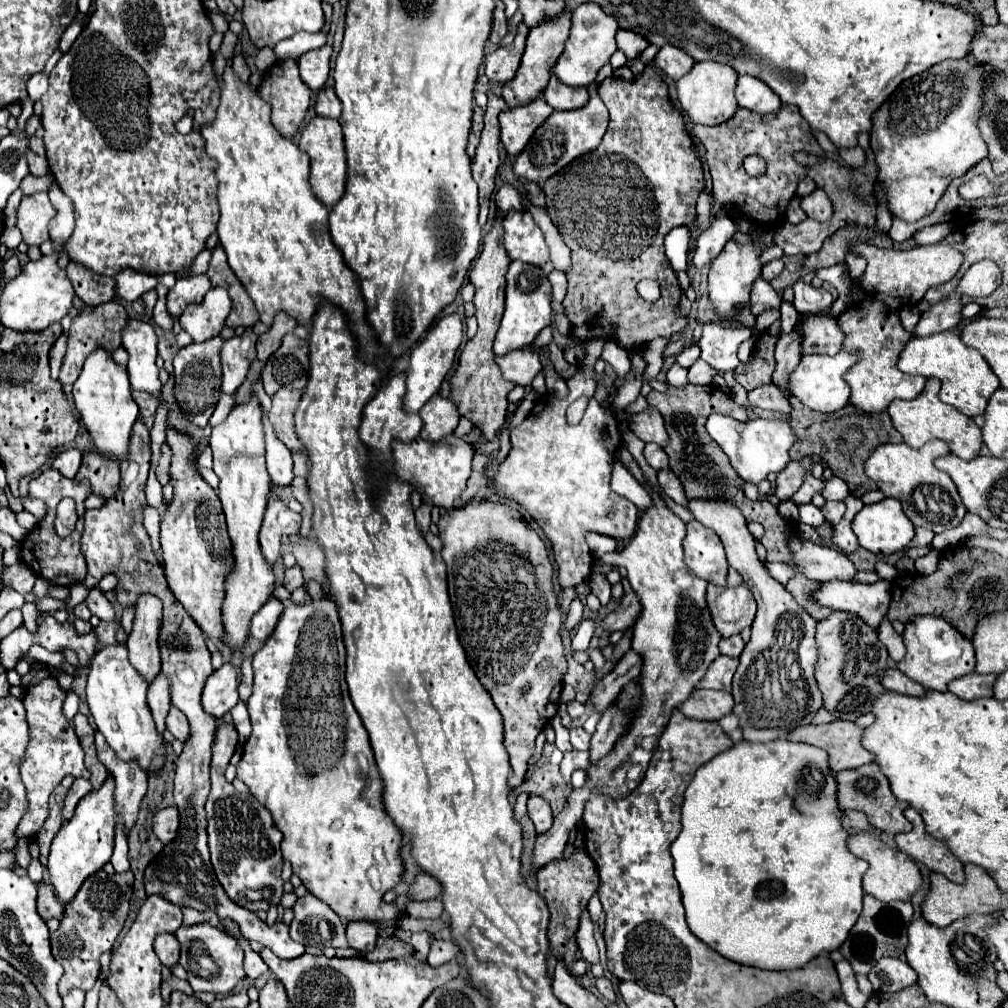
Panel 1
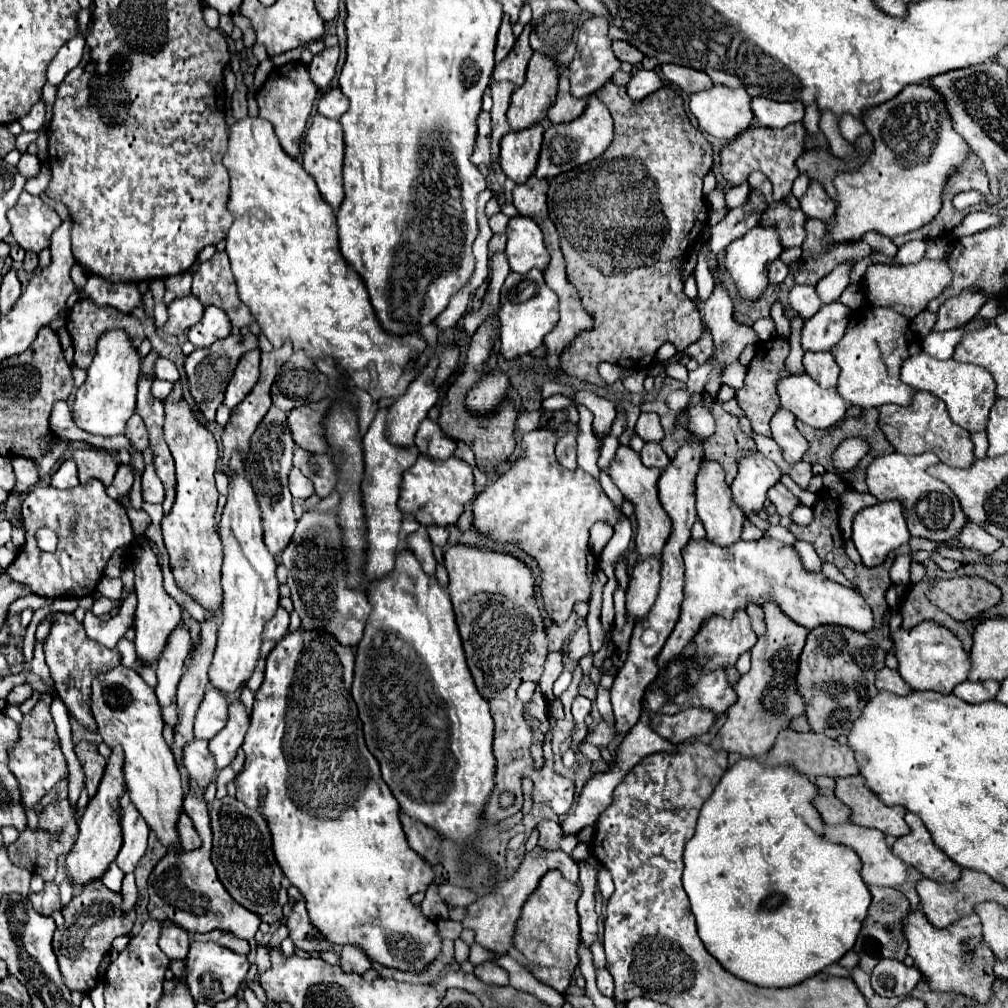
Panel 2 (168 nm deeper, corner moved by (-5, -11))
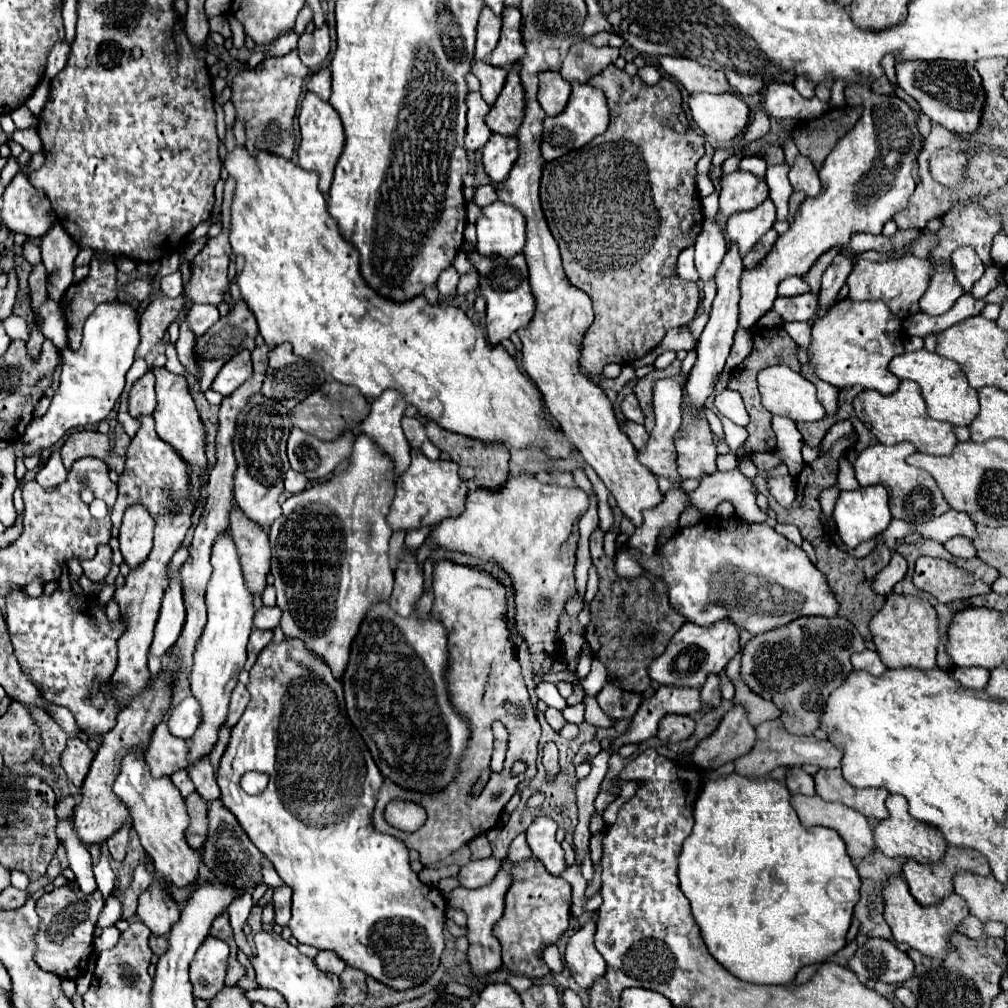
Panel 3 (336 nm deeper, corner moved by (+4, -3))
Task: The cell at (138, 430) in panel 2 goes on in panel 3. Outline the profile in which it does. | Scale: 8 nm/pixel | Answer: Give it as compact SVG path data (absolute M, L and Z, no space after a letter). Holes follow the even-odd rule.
M118 424L114 428L114 438L112 438L112 450L116 456L124 456L130 446L130 436L124 432L124 428Z

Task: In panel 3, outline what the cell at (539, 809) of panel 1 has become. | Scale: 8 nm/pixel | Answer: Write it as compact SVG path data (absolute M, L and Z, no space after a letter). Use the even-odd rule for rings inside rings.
M540 816L526 830L528 844L534 852L534 858L538 858L552 876L560 876L566 868L564 850L556 840L556 828L558 826L552 818Z

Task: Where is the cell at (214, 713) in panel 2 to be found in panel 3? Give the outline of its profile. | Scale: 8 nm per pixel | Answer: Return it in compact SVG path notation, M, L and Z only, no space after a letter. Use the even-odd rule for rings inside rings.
M188 696L180 704L174 704L168 712L168 730L170 734L190 740L196 728L200 726L200 704Z

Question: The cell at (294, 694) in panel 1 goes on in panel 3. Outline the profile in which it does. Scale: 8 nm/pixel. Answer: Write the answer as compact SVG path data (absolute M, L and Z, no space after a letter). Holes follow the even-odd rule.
M284 640L282 644L274 644L270 642L258 656L256 664L250 670L250 682L248 682L248 692L250 692L250 702L242 714L242 718L236 722L236 726L232 728L232 738L230 744L226 746L226 752L220 760L218 766L218 786L220 786L220 800L222 804L238 818L240 826L244 828L244 832L248 834L248 838L254 842L254 846L274 864L278 876L284 880L284 884L288 884L294 890L292 896L292 918L288 922L288 928L292 930L292 936L300 942L300 944L308 944L314 946L318 950L334 950L348 966L358 968L362 972L366 972L368 976L372 976L374 980L386 984L392 990L408 990L414 986L424 984L434 970L440 966L440 956L444 952L444 936L442 936L442 928L444 928L444 914L446 914L446 906L444 900L438 906L432 900L432 888L424 886L418 876L414 874L414 870L410 870L410 858L408 858L408 848L396 840L394 836L376 832L372 826L372 810L376 804L376 794L380 790L380 782L384 780L384 776L380 774L378 766L372 760L372 754L366 746L366 742L360 738L358 732L354 732L354 726L346 714L344 708L344 692L342 692L342 682L336 680L332 676L332 672L328 670L328 666L314 658L312 652L306 650L304 642L300 640ZM246 772L264 772L268 774L270 782L266 786L266 790L258 796L246 798L244 790L240 788L240 778Z

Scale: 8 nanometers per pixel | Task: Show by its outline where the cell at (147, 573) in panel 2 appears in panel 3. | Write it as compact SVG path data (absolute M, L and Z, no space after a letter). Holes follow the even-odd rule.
M142 504L128 506L120 526L120 550L130 568L136 568L152 550L154 520Z

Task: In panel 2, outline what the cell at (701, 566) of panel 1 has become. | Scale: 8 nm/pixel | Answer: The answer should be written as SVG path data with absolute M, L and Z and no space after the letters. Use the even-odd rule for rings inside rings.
M705 538L689 540L689 544L683 548L683 560L685 600L681 606L681 618L657 658L659 668L663 668L671 658L681 654L685 644L699 632L699 626L705 618L713 614L731 618L733 612L737 608L745 608L747 602L757 602L761 606L763 602L777 600L781 610L789 614L793 622L809 630L821 624L839 624L857 632L869 632L875 626L873 612L857 590L831 582L823 574L805 572L795 548L783 542L761 538L757 542L741 540L729 548L721 548L717 544L707 542Z

